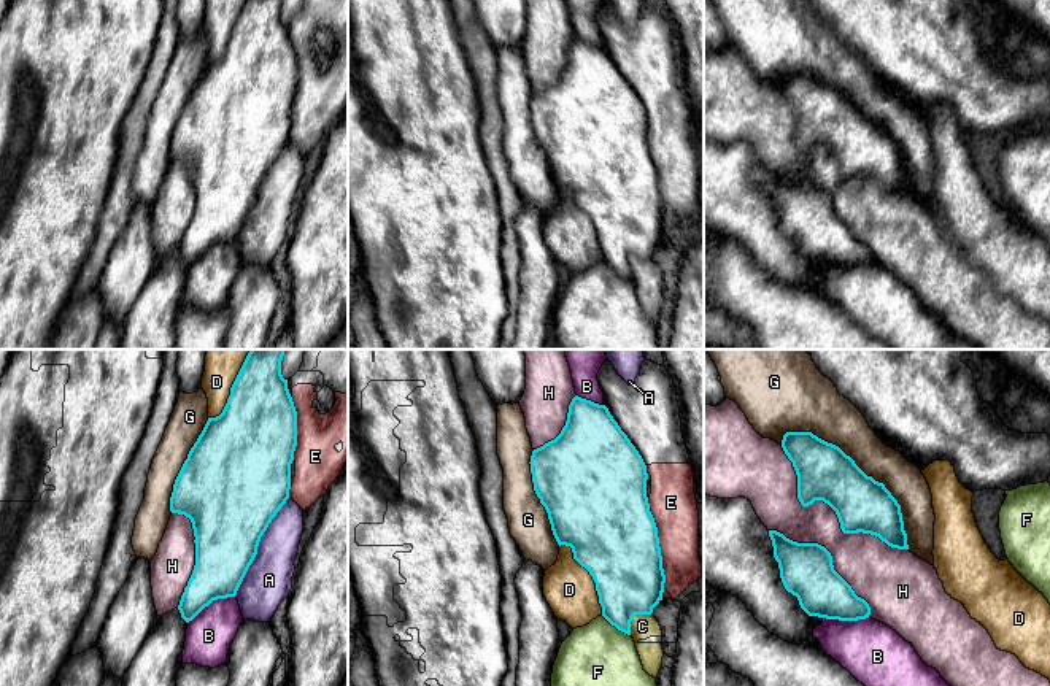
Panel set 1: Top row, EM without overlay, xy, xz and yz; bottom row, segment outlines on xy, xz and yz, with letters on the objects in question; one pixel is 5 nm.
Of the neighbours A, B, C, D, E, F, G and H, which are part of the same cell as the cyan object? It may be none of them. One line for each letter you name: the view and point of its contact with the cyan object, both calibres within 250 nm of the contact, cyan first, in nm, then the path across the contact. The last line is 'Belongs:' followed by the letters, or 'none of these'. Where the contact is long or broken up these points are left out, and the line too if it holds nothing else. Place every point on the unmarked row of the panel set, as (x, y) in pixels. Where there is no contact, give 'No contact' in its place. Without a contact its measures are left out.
Belongs: none of these

